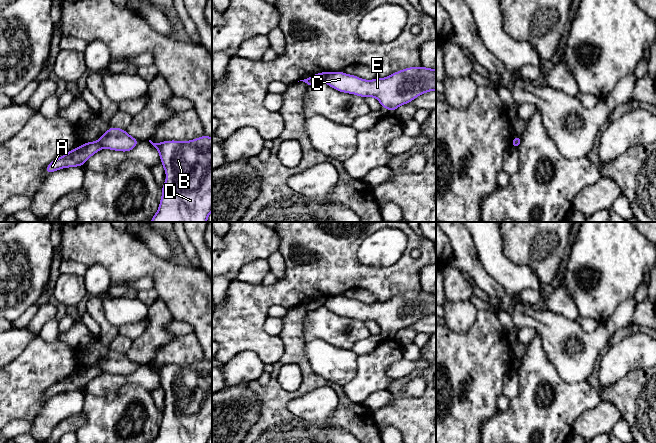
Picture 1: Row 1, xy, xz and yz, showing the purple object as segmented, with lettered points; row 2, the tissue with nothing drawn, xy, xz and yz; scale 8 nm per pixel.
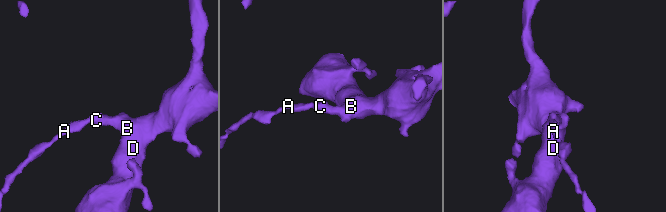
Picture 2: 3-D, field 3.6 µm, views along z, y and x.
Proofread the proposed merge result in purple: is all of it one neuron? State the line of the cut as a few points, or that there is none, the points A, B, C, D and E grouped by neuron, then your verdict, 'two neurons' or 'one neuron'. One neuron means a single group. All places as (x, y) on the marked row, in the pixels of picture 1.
xz (327, 73), (323, 81) | A / B C D E | two neurons

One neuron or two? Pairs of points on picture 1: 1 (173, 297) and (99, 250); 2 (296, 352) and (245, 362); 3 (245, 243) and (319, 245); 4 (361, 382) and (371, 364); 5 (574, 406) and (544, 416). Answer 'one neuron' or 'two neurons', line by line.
1: one neuron
2: two neurons
3: two neurons
4: one neuron
5: one neuron

